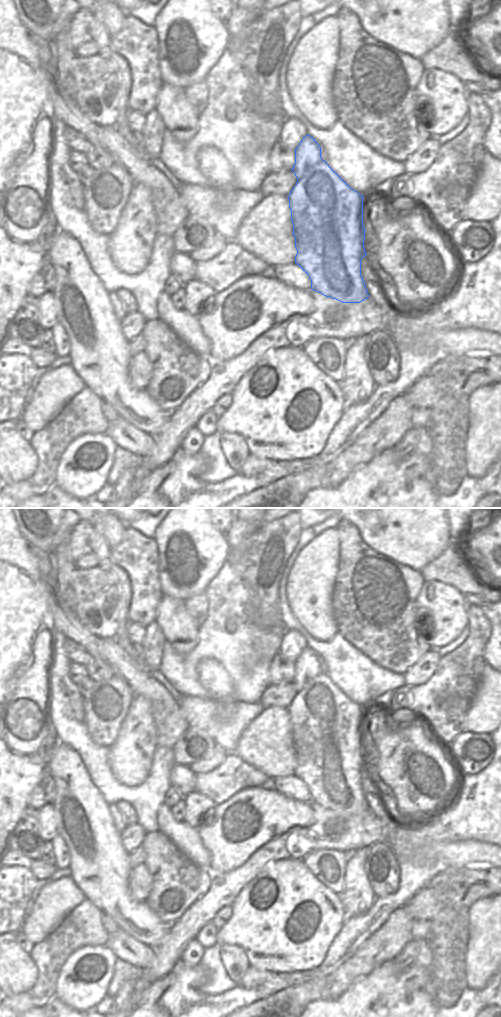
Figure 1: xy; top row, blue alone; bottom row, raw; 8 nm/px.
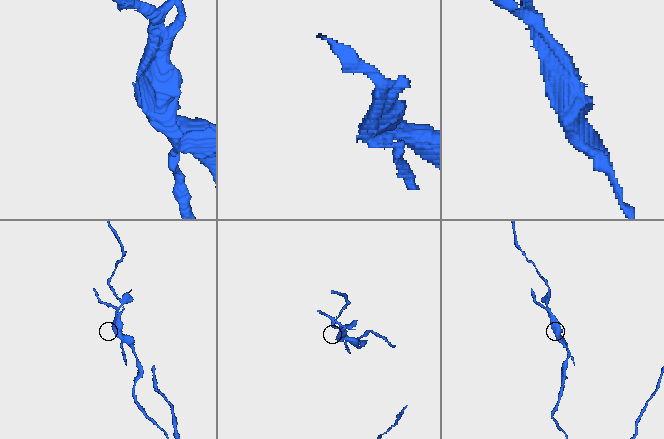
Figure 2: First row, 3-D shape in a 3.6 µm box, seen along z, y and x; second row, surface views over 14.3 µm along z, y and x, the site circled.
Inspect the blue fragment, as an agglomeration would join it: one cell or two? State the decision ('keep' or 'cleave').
cleave

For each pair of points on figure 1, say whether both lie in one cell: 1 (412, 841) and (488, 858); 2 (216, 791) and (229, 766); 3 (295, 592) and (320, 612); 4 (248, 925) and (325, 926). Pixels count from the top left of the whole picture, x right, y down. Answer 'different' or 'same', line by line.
1: same
2: same
3: same
4: same

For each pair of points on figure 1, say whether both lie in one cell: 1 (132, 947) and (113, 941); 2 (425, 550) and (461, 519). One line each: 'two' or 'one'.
1: one
2: two

